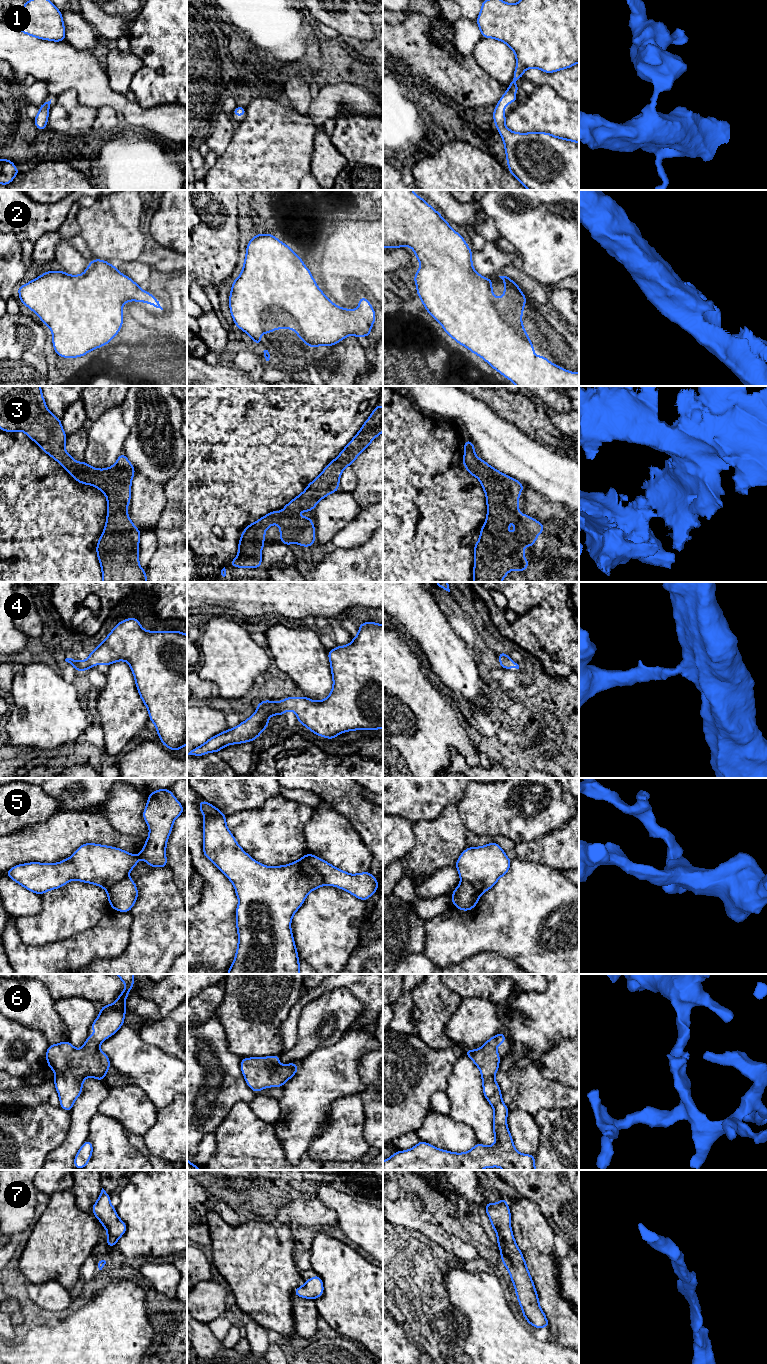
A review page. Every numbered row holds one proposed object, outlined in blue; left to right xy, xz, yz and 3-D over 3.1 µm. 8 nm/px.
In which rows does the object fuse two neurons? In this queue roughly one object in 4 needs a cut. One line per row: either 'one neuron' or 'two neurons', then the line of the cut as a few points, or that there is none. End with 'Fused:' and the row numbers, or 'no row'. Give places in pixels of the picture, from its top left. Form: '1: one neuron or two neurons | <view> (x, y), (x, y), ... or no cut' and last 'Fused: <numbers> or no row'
1: one neuron | no cut
2: one neuron | no cut
3: one neuron | no cut
4: one neuron | no cut
5: two neurons | xz (306, 854), (309, 862), (328, 884)
6: one neuron | no cut
7: one neuron | no cut
Fused: 5

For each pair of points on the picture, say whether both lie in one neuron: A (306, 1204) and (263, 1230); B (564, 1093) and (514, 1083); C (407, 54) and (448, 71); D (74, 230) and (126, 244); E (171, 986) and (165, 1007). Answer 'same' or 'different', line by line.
A: different
B: same
C: same
D: different
E: same

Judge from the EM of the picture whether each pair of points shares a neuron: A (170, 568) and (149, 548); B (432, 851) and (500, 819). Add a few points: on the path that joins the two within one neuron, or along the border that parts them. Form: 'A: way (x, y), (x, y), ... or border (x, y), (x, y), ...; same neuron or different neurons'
A: border (155, 529), (156, 550), (145, 569); different neurons
B: border (460, 811), (469, 830), (494, 836); different neurons

